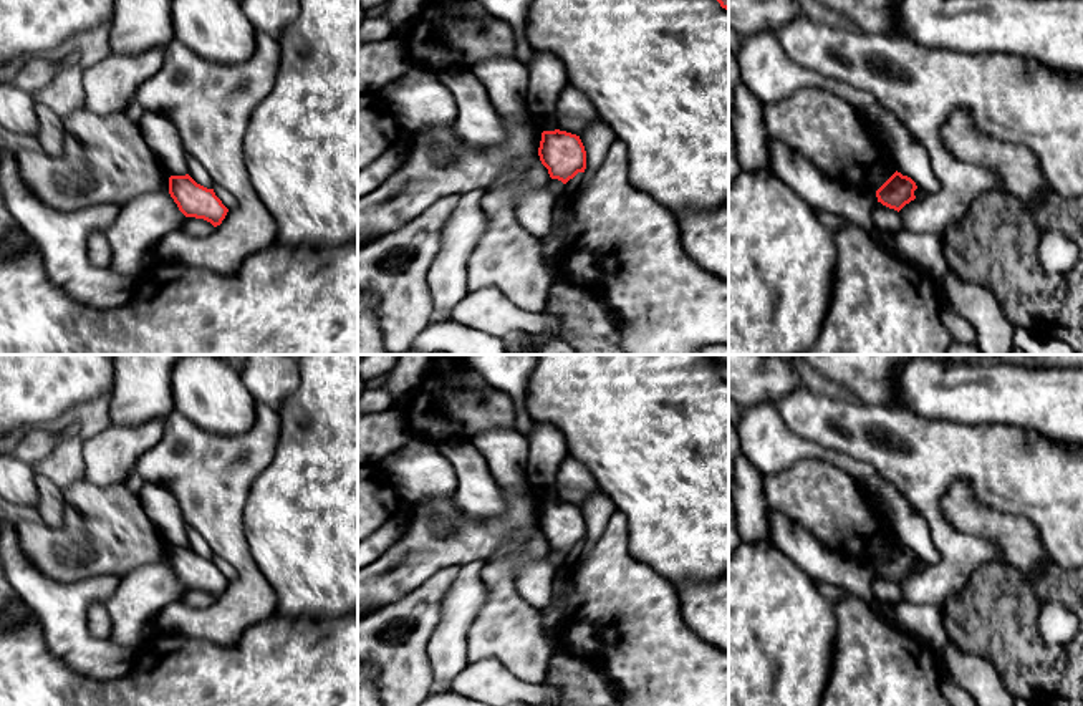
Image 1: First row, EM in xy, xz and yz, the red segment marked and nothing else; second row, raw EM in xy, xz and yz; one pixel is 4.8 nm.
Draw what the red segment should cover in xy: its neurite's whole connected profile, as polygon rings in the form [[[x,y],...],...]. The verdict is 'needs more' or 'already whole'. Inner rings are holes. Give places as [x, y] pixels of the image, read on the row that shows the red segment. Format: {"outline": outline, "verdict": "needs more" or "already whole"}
{"outline": [[[189,174],[171,176],[169,194],[185,217],[204,219],[214,227],[220,225],[229,212],[214,189],[197,184]]], "verdict": "already whole"}

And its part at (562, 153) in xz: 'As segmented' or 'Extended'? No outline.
As segmented

